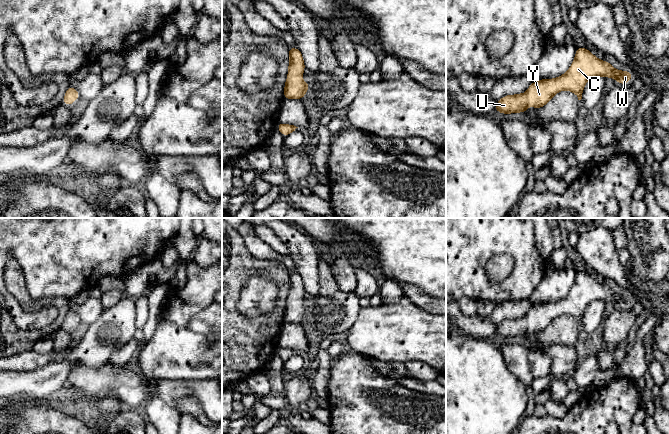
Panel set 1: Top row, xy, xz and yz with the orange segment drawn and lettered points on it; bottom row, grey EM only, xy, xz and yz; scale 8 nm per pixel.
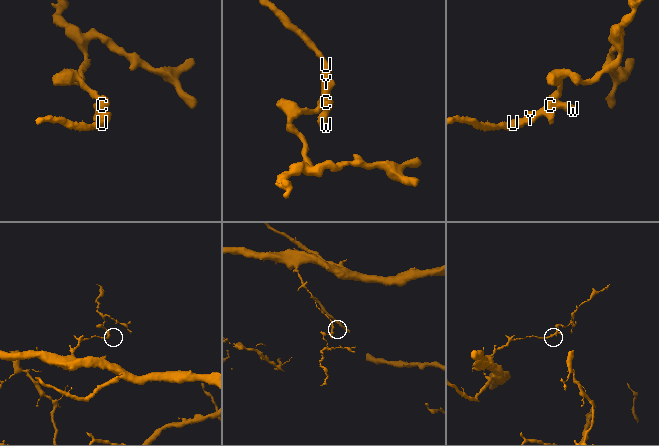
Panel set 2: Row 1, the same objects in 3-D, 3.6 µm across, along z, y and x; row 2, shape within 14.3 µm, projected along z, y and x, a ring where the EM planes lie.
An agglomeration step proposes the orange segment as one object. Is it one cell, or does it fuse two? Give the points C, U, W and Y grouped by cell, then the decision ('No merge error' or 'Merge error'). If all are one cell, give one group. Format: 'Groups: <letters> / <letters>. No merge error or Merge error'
Groups: C U W Y. No merge error

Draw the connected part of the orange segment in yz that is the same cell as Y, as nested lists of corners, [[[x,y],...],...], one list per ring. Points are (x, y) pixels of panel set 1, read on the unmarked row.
[[[584,271],[576,273],[576,280],[569,294],[555,303],[541,303],[531,307],[526,317],[507,319],[498,324],[495,336],[509,339],[513,336],[525,337],[528,329],[541,332],[562,314],[575,317],[582,323],[585,307],[594,300],[611,301],[618,308],[630,306],[633,300],[629,295],[617,295],[609,286],[597,283]]]

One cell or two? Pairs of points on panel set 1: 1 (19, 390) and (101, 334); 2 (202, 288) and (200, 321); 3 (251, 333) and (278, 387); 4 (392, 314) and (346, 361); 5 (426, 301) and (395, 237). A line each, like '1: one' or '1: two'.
1: one
2: two
3: two
4: two
5: two

